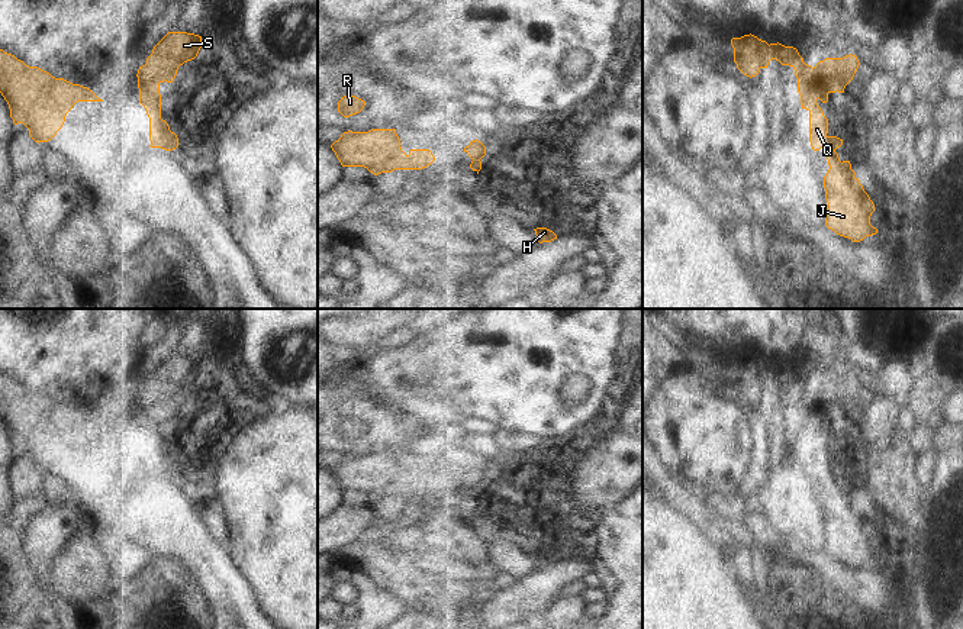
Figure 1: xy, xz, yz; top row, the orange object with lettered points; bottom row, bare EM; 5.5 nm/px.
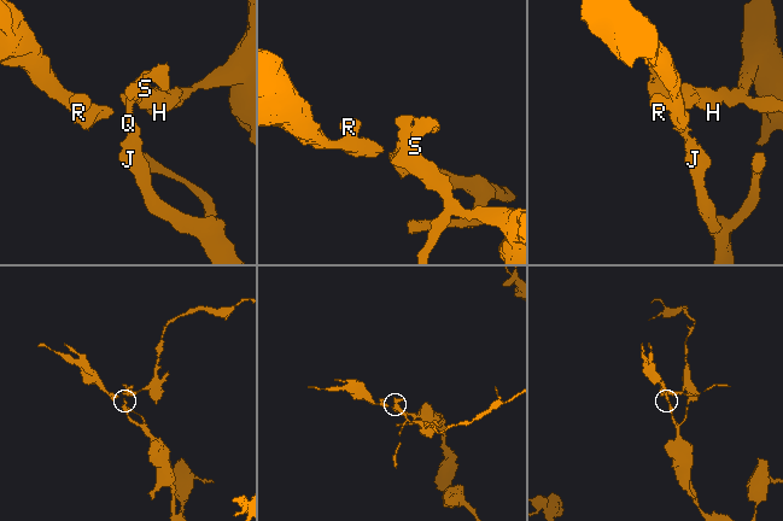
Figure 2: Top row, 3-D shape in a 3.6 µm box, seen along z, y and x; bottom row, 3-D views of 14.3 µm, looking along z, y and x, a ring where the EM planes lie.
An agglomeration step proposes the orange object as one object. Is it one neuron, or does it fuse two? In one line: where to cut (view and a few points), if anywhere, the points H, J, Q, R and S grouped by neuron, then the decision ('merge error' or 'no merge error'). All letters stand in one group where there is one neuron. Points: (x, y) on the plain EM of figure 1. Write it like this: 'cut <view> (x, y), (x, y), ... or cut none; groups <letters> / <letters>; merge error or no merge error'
cut xy (160, 423), (141, 428); groups H S / J Q R; merge error

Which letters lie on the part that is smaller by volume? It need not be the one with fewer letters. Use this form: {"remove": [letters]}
{"remove": ["H", "S"]}

